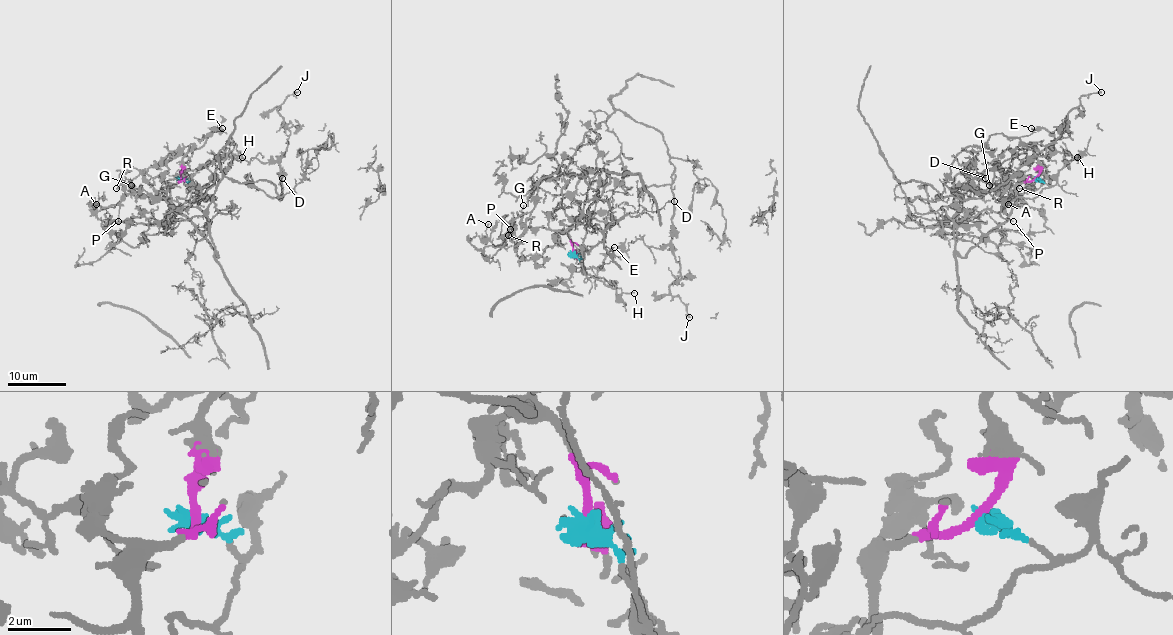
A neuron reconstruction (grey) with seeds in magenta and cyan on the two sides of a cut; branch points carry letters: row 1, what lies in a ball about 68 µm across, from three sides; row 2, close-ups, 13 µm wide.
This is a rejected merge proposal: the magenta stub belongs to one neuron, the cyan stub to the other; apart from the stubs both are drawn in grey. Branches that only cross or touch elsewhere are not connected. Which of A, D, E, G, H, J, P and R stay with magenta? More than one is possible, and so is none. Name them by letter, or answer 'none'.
A, E, G, P, R

